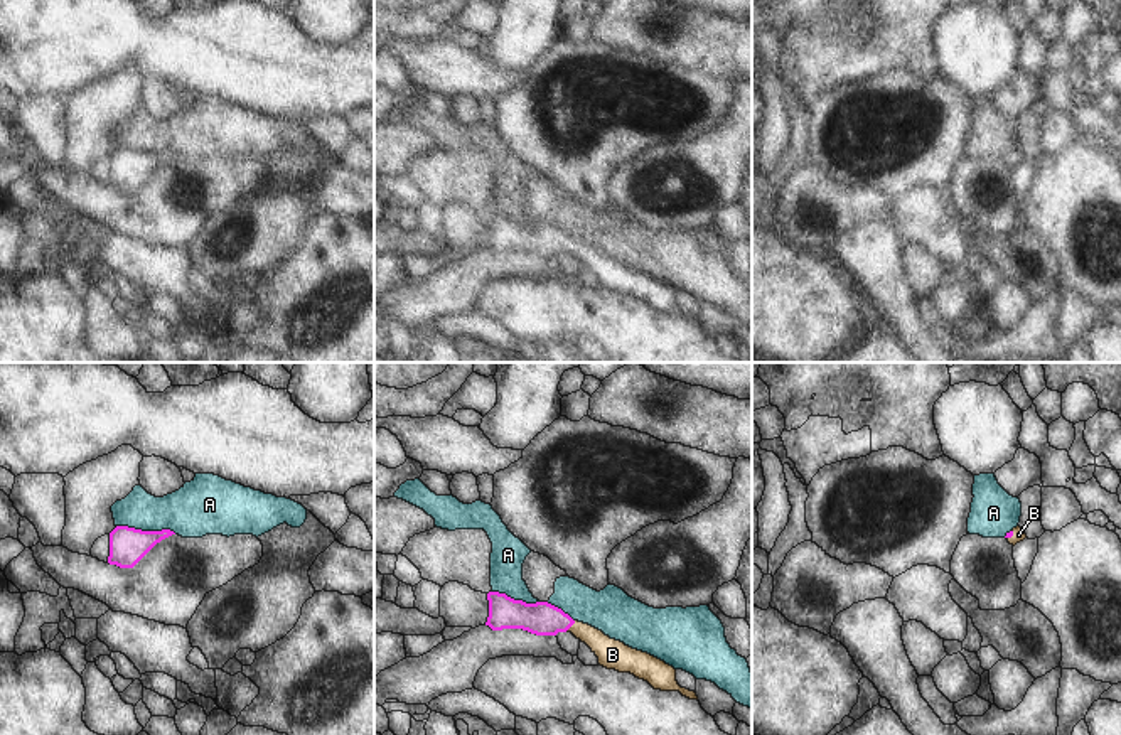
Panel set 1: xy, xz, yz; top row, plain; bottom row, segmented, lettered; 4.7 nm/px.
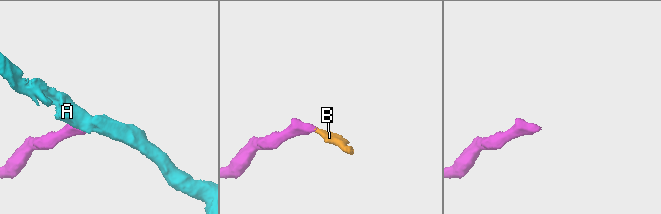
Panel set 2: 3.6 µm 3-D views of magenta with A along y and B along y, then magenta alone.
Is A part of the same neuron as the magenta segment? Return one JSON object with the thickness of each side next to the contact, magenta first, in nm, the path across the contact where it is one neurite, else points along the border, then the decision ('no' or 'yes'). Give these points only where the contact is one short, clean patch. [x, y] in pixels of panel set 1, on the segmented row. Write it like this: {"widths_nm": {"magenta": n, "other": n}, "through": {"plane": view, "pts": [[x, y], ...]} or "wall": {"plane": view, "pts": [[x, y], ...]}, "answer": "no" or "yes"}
{"widths_nm": {"magenta": 180, "other": 260}, "wall": {"plane": "xy", "pts": [[117, 525], [142, 530], [172, 530], [176, 533]]}, "answer": "no"}

